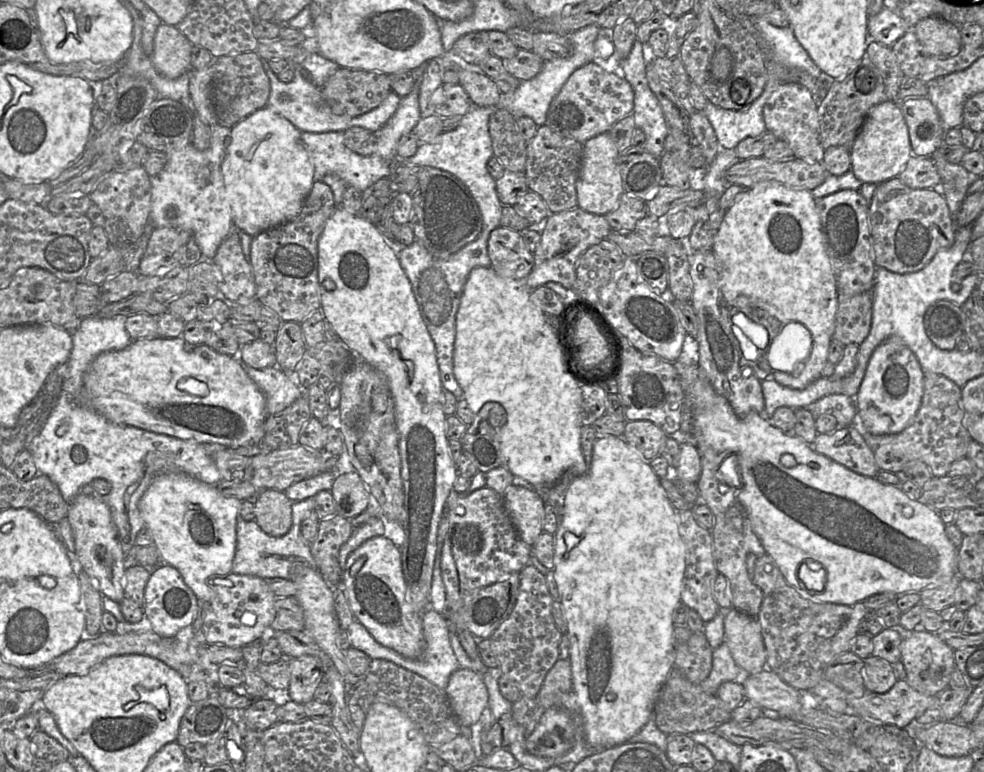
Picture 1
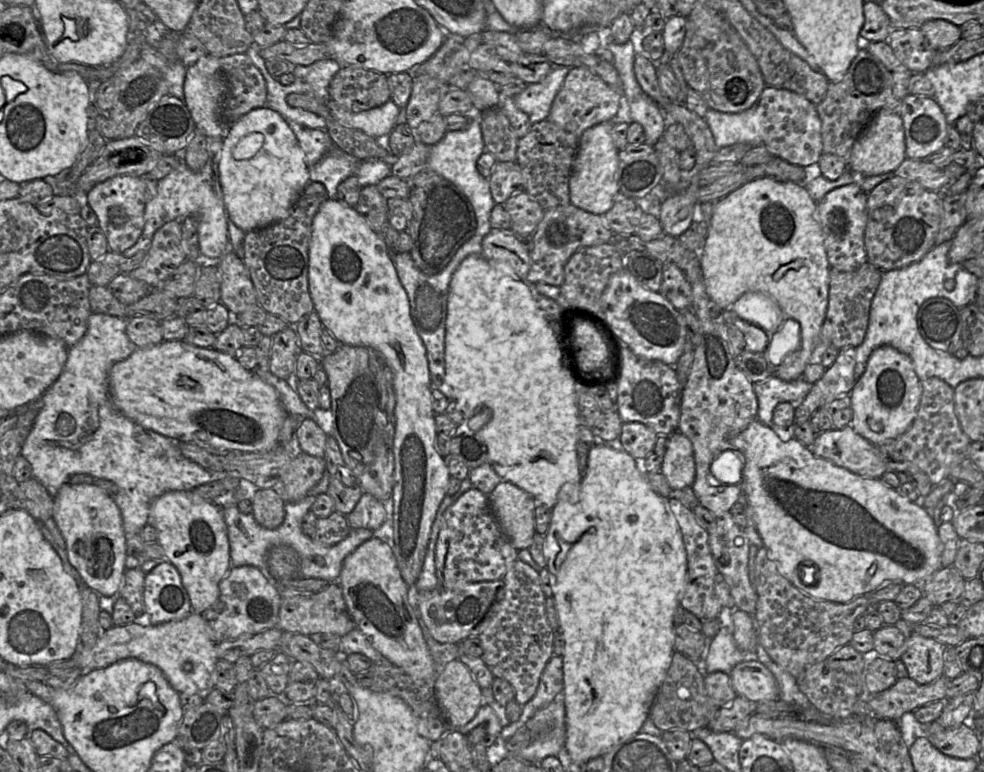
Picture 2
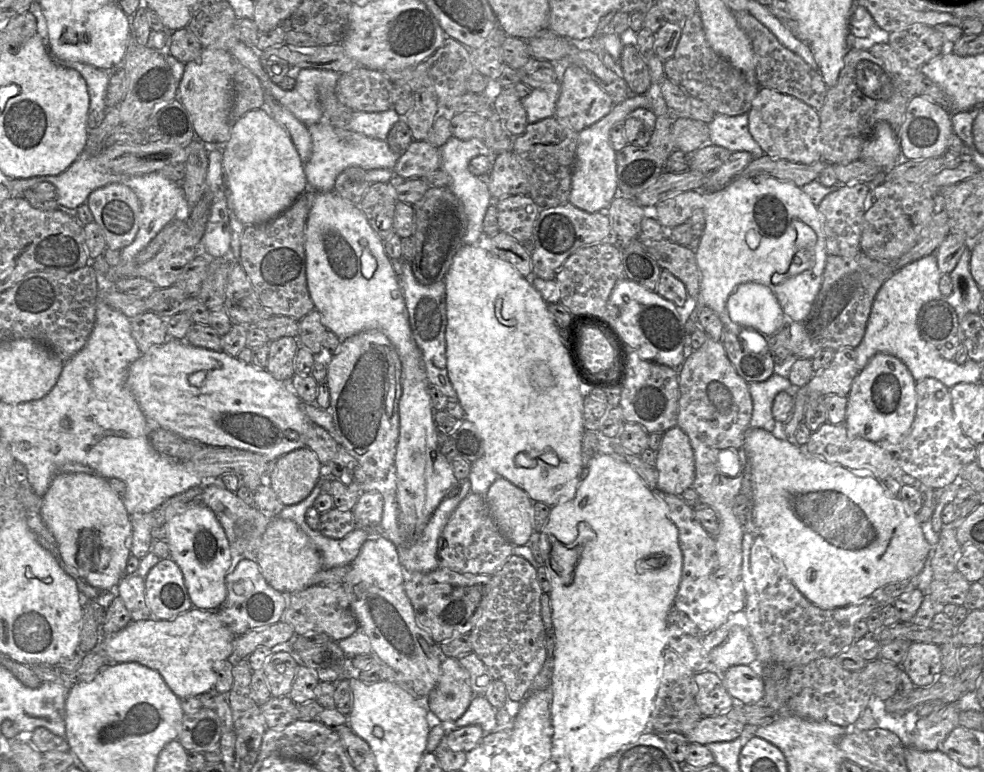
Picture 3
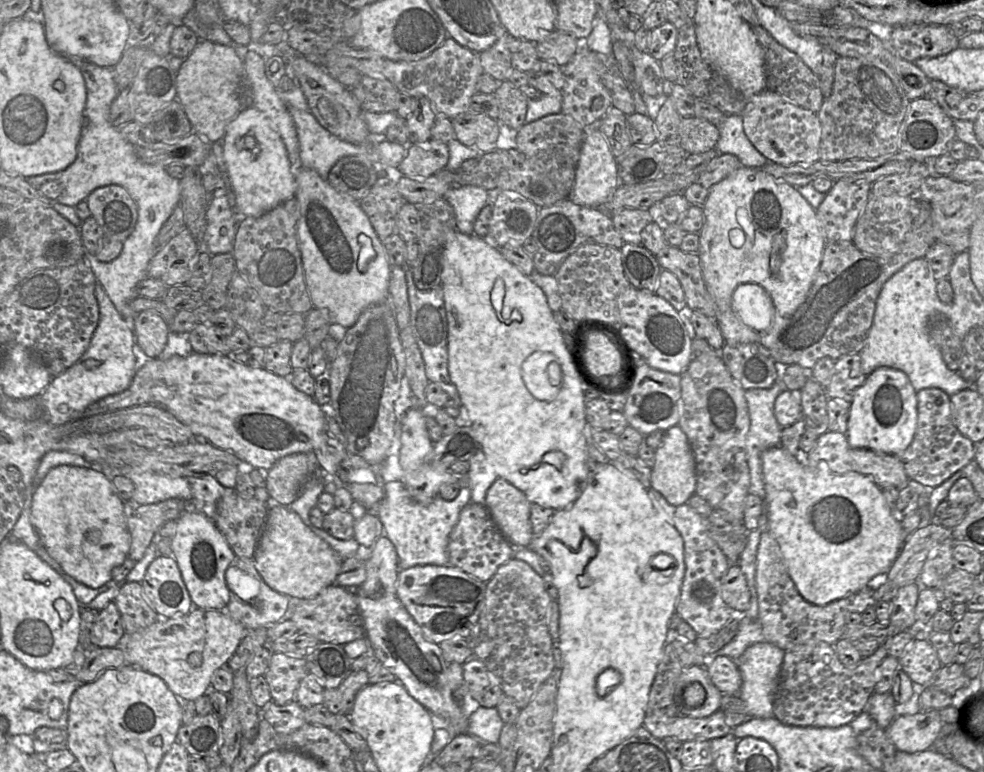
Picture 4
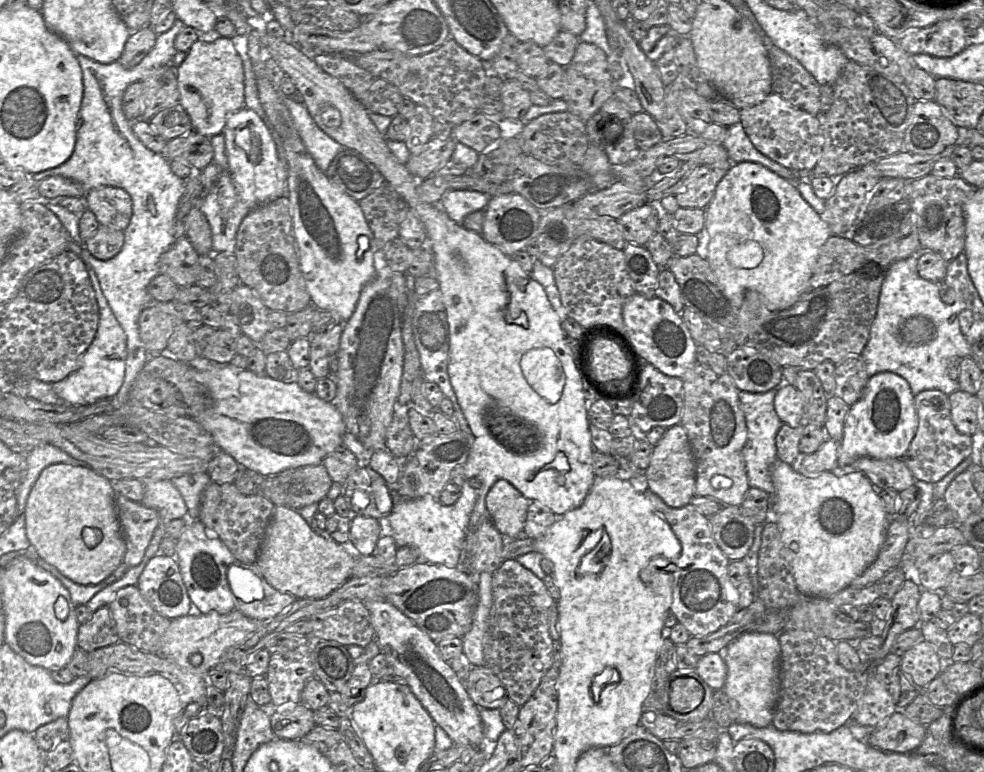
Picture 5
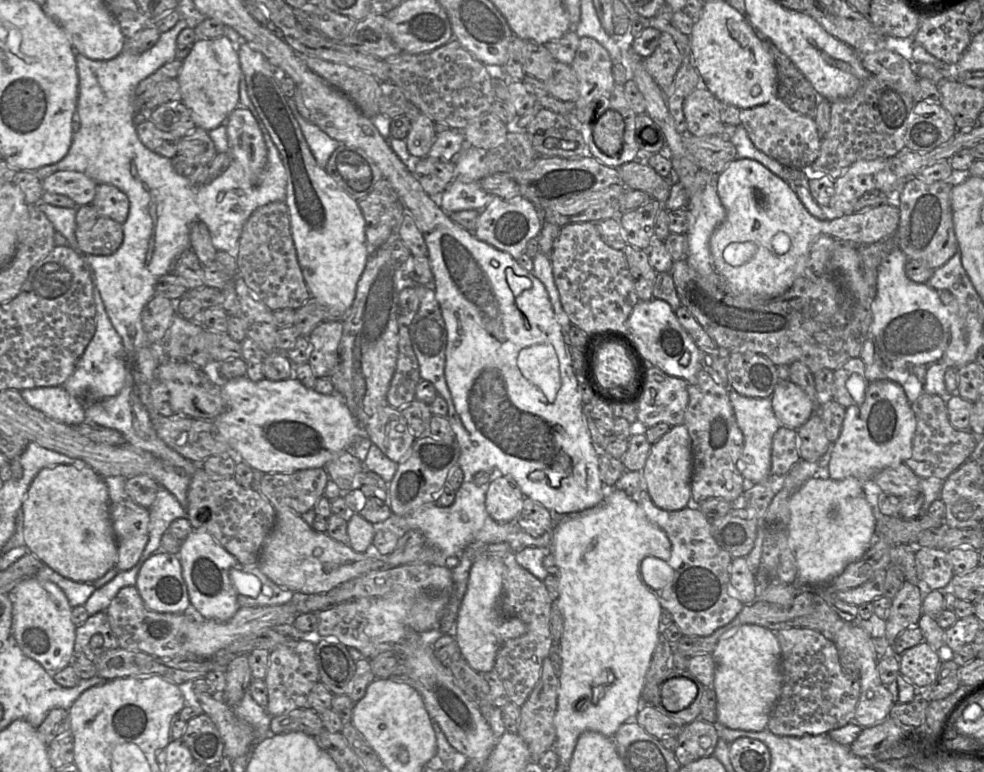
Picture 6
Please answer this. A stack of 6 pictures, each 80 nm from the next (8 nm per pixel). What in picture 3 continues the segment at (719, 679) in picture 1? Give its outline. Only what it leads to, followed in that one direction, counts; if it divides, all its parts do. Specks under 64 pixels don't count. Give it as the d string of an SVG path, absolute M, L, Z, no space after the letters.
M742 625L733 626L726 637L726 639L713 649L710 654L705 655L705 662L699 663L693 671L700 669L706 669L710 672L717 672L720 677L720 671L725 671L727 668L733 665L749 665L756 660L756 651L754 645L750 639L748 629L745 629Z

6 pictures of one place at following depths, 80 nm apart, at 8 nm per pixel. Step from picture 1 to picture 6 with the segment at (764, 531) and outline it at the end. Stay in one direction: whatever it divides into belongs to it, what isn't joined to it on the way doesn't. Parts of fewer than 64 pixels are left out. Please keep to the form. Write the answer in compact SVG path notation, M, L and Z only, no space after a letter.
M849 476L843 480L812 477L789 500L788 543L797 563L797 582L804 586L825 586L845 568L859 560L874 541L877 519L868 503L861 482Z

